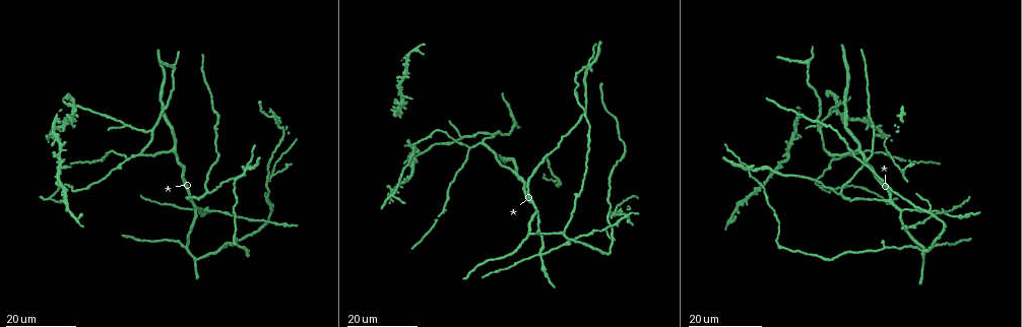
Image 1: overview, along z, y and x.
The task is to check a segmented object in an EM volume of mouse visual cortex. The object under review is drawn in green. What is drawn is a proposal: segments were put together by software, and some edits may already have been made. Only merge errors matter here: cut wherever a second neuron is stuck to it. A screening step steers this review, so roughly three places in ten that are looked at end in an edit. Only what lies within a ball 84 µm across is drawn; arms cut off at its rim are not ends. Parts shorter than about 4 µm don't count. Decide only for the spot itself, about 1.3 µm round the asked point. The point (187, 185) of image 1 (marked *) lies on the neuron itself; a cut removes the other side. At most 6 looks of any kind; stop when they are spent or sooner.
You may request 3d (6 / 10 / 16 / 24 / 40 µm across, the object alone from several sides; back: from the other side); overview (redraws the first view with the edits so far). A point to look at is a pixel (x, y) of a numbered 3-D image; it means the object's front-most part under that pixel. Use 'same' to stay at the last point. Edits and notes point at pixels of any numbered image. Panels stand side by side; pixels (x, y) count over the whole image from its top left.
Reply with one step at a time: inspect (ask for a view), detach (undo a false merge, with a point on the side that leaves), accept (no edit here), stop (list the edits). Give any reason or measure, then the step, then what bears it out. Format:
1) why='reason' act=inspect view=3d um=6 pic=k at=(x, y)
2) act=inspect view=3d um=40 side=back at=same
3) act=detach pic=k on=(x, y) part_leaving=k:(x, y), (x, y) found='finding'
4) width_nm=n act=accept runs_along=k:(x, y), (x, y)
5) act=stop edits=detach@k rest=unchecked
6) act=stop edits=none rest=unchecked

why='four-way junction' act=inspect view=3d um=24 pic=1 at=(541, 255)

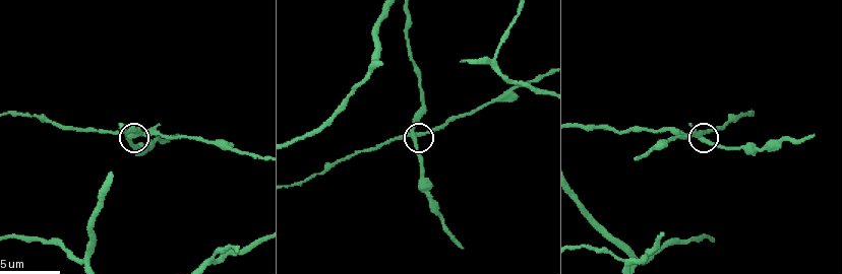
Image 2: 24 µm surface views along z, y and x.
why='zoom in' act=inspect view=3d um=6 pic=2 at=(412, 133)

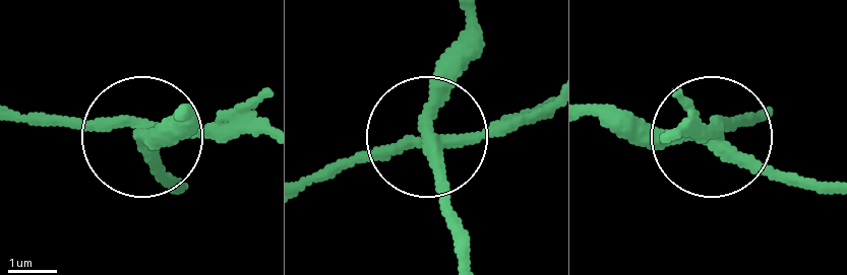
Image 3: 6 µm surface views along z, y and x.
act=detach pic=3 on=(78, 125) part_leaving=3:(443, 144), (548, 116) found='a second neuron is stuck on'

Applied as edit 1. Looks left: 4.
act=inspect view=overview

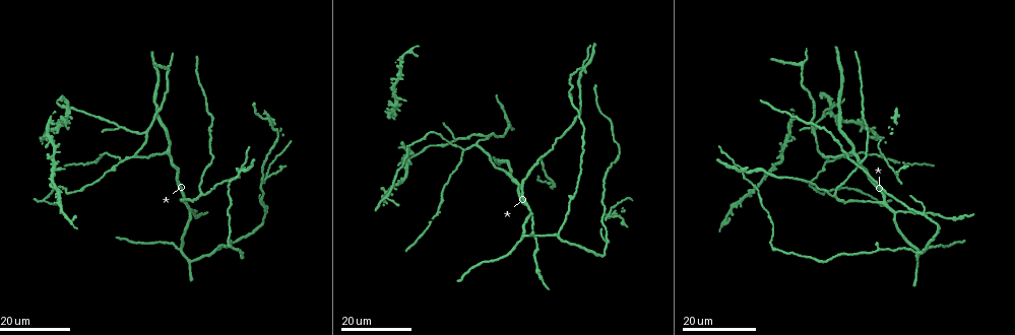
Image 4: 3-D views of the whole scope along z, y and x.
why='thin arm on a thick one' act=inspect view=3d um=24 pic=4 at=(916, 251)

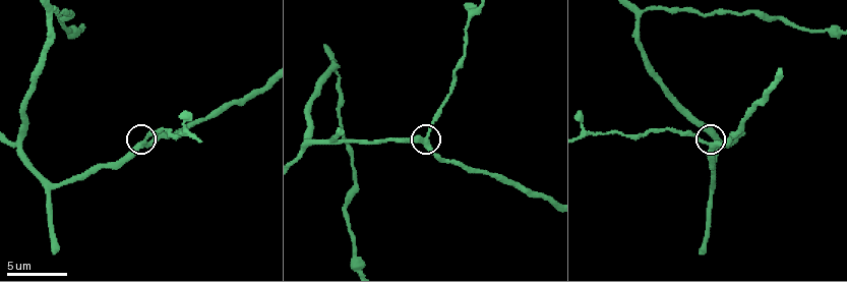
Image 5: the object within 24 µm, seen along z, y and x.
act=inspect view=3d um=6 pic=5 at=(711, 145)

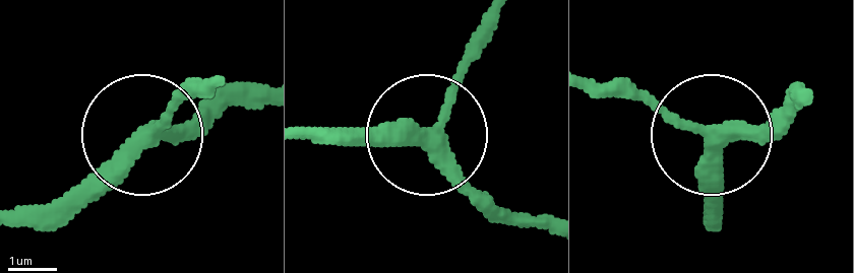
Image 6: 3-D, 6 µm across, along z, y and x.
act=accept runs_along=6:(305, 139), (423, 135), (483, 47) found='one neuron here'

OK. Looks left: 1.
act=stop edits=detach@3 rest=unchecked

